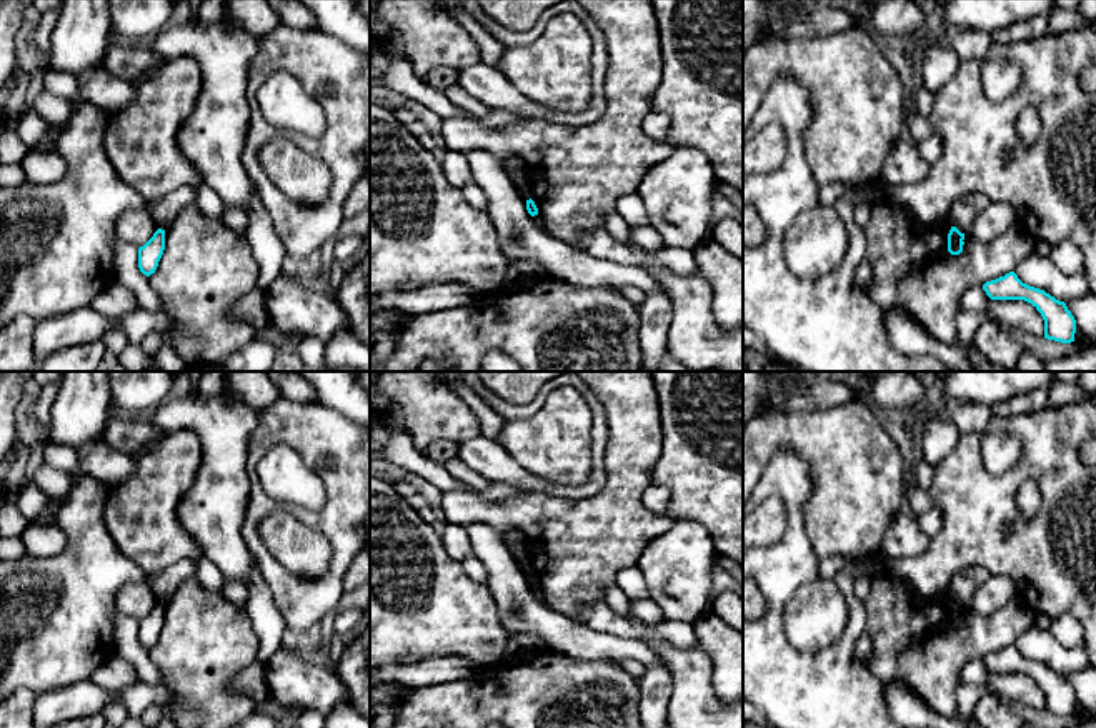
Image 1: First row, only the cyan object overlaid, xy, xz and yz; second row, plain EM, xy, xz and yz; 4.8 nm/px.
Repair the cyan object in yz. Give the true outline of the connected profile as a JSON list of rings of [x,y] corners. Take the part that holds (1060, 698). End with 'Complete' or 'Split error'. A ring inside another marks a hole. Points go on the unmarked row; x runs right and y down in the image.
[[[1014,645],[986,655],[983,663],[991,673],[1024,673],[1031,676],[1044,693],[1044,711],[1061,716],[1074,715],[1076,693],[1066,676],[1044,663],[1023,656]]]. Complete

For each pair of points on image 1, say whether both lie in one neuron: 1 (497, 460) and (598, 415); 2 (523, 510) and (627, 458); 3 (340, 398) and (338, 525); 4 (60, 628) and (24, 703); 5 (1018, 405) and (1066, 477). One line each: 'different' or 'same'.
1: same
2: same
3: different
4: different
5: different

